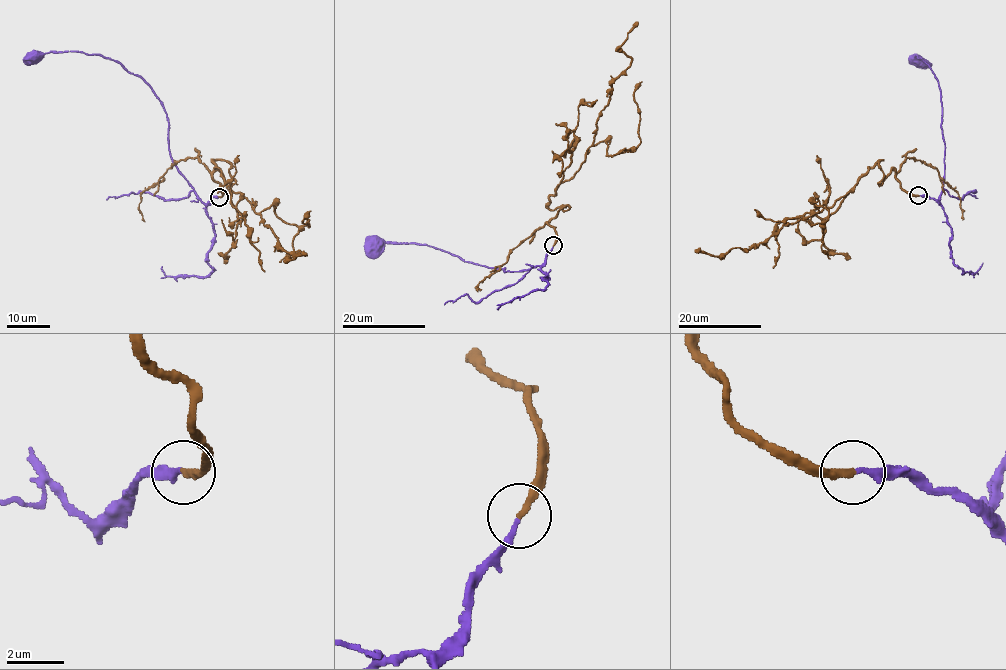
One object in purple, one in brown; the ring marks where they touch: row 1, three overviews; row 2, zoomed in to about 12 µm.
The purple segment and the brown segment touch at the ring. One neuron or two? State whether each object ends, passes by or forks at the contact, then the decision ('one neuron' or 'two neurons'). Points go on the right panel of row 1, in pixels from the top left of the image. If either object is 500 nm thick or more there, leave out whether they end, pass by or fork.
purple ends | brown ends | one neuron

